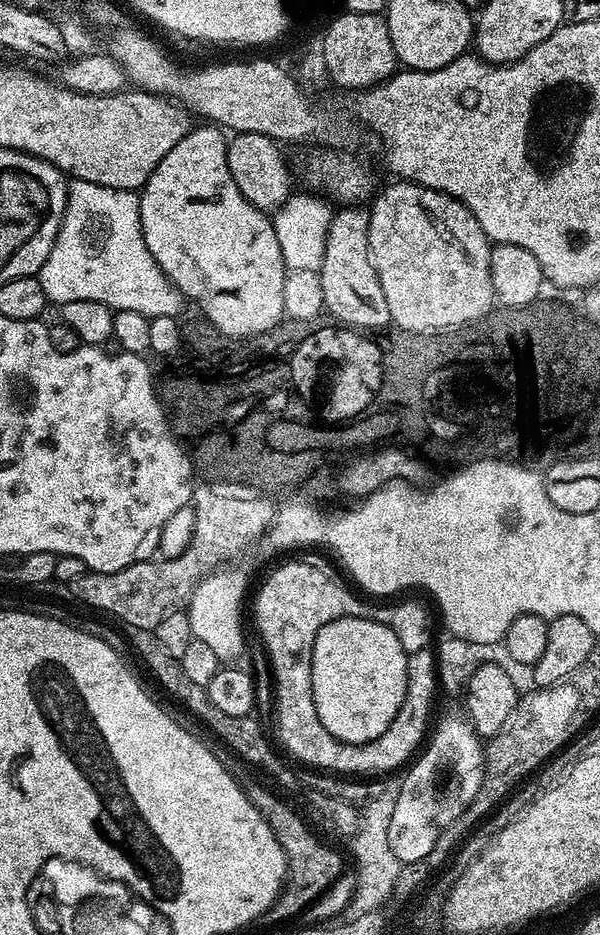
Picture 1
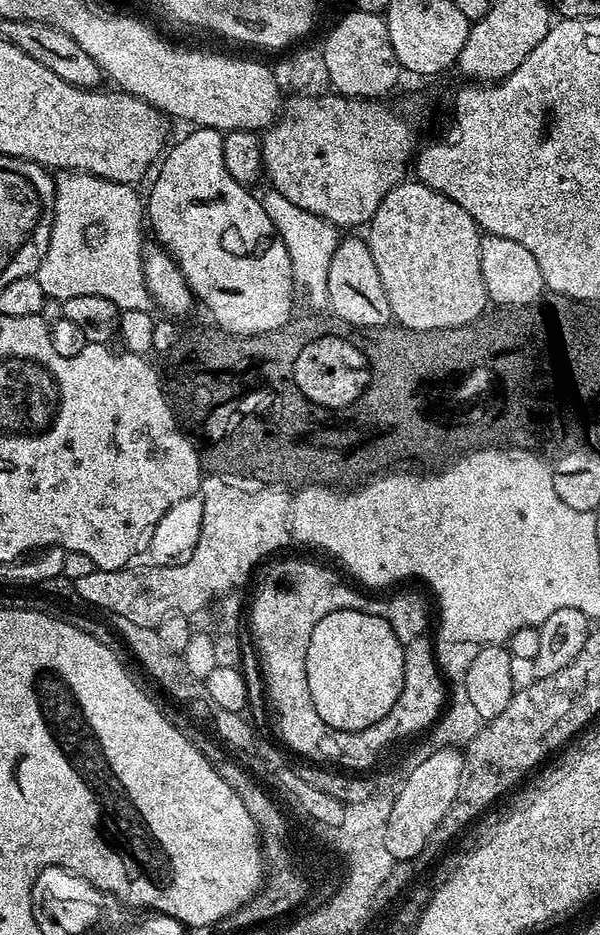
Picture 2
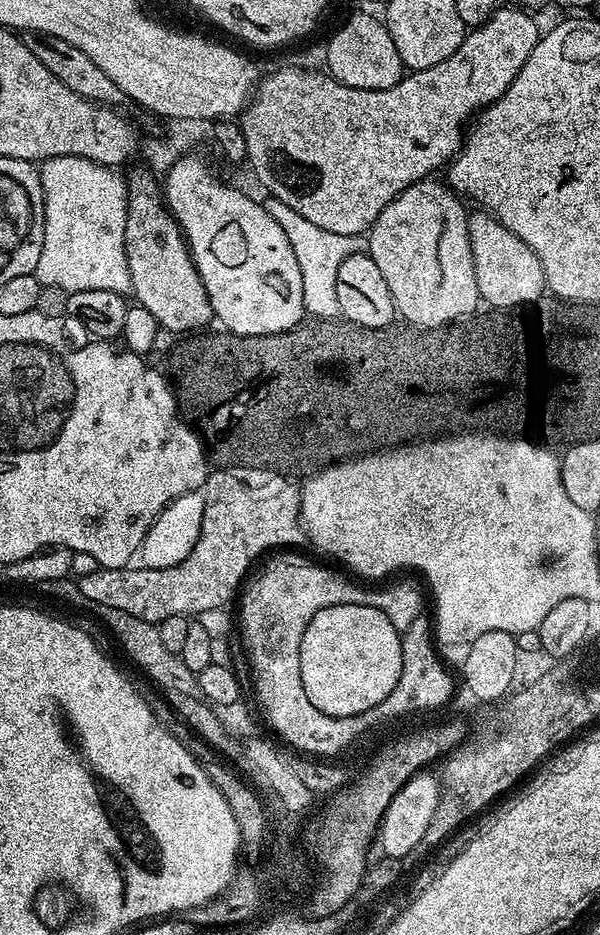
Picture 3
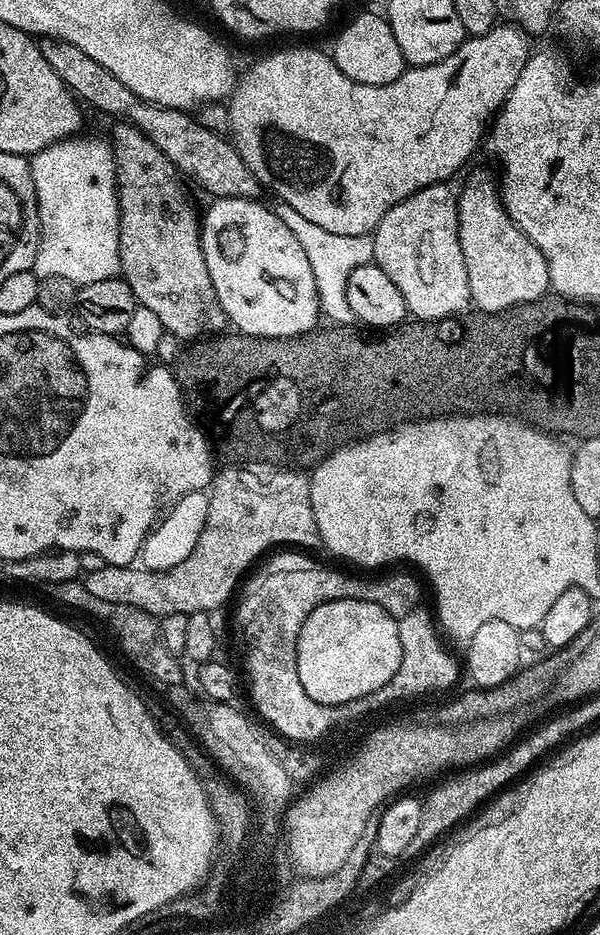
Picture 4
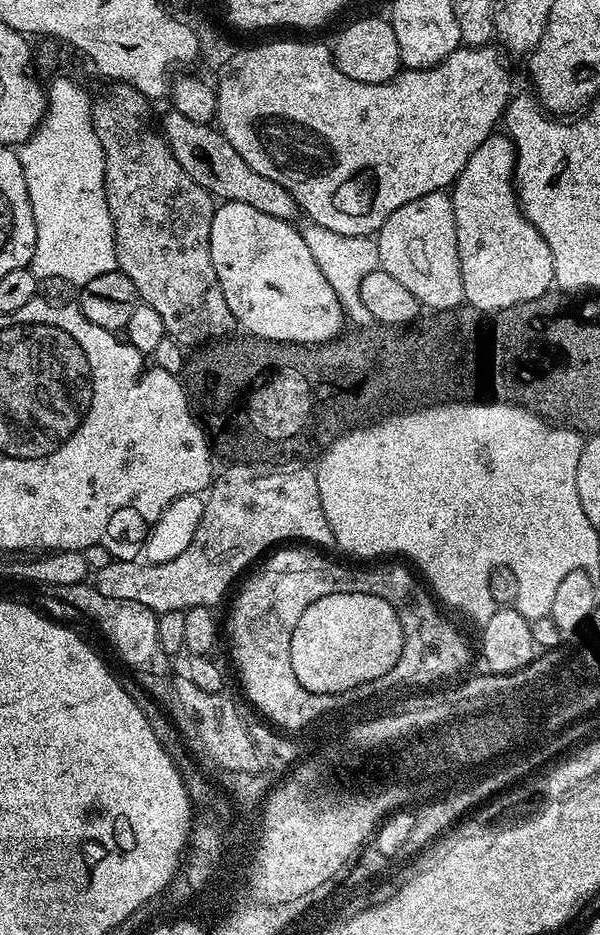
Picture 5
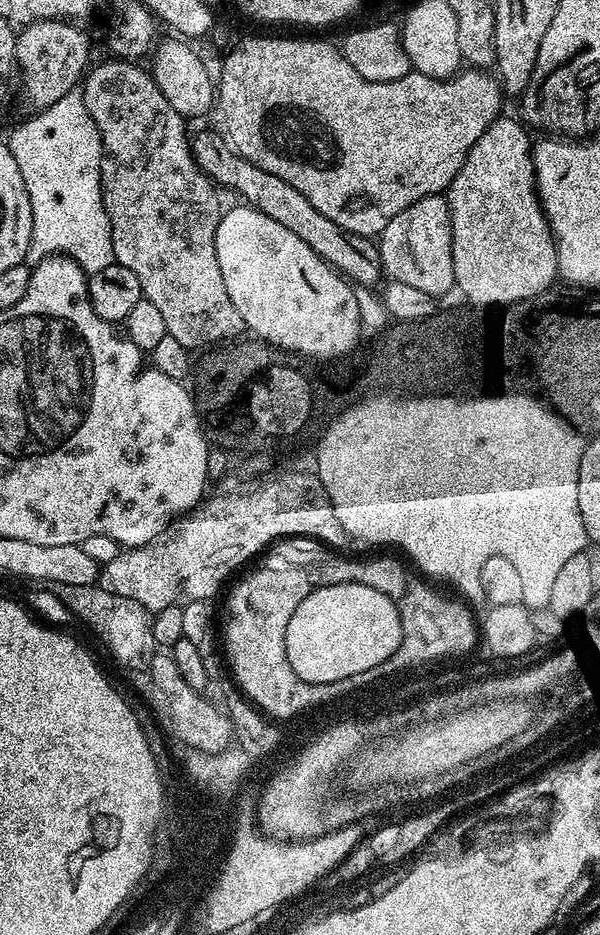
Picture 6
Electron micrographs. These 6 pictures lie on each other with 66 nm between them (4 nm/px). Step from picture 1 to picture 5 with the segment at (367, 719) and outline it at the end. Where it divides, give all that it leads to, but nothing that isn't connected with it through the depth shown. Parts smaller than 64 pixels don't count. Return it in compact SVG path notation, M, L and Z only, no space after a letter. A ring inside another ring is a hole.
M368 593L326 594L302 610L290 638L290 666L306 690L332 696L389 672L402 654L403 641L395 603Z

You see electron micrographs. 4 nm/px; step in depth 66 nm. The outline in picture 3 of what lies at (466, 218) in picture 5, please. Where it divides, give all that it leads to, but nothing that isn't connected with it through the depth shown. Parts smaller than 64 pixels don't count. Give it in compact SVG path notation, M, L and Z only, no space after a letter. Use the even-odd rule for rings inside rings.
M483 210L473 211L469 215L468 233L470 250L474 254L474 278L478 278L480 299L489 309L523 300L532 302L532 296L540 294L542 262L538 262L538 254L534 254L534 250L530 250L530 246L526 246L518 234L510 234L502 222Z

